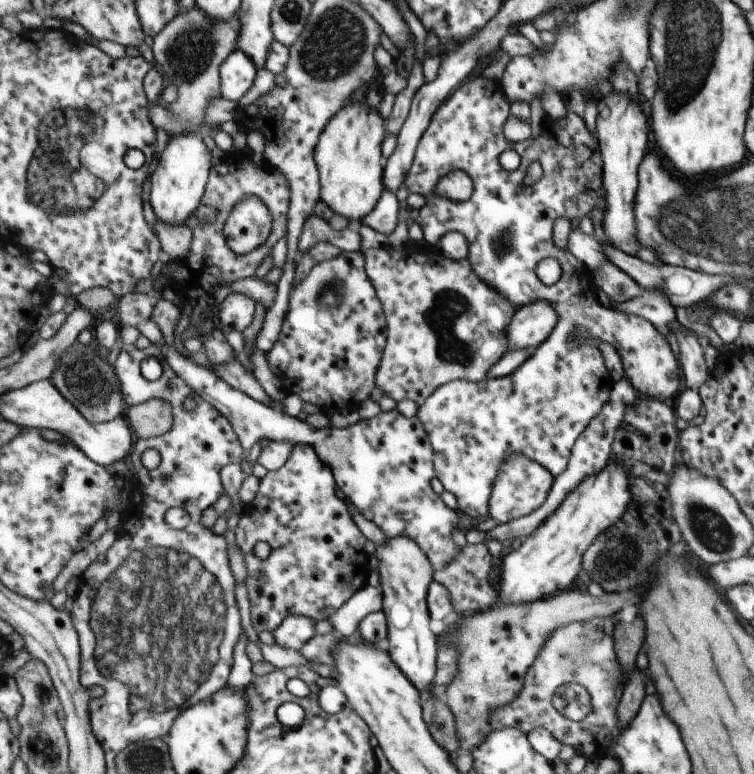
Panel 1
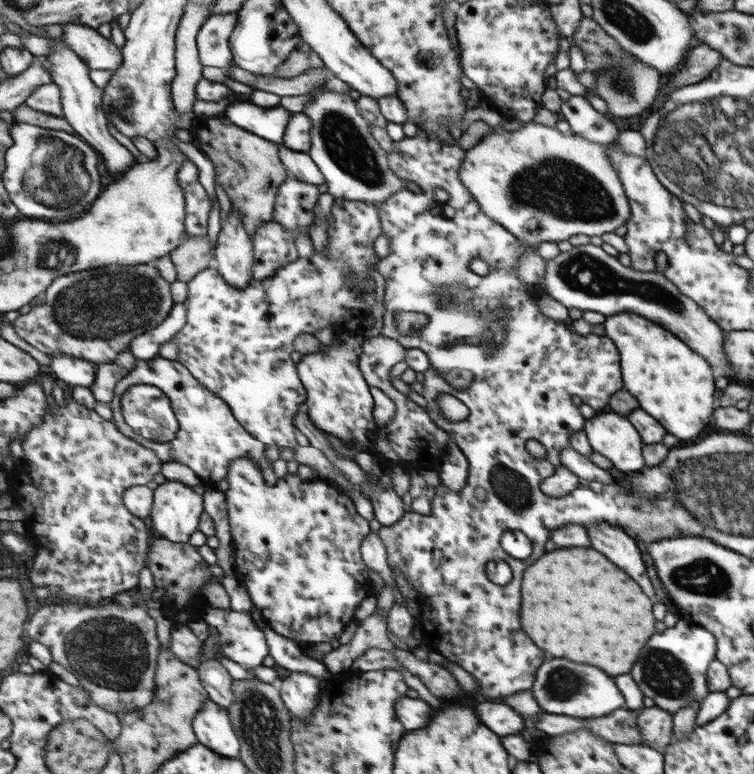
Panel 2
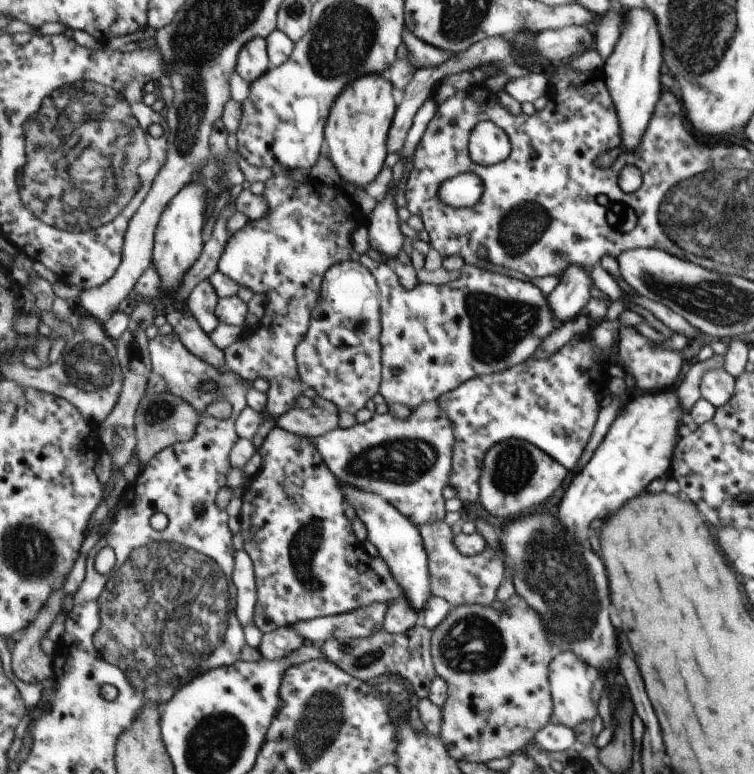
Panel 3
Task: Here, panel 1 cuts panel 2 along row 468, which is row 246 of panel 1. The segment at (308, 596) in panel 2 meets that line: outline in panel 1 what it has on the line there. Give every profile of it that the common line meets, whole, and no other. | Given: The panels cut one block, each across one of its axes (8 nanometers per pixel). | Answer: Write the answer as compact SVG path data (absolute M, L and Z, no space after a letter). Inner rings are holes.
M247 195L226 224L229 246L237 254L250 254L261 248L273 232L273 215L268 204L257 195Z

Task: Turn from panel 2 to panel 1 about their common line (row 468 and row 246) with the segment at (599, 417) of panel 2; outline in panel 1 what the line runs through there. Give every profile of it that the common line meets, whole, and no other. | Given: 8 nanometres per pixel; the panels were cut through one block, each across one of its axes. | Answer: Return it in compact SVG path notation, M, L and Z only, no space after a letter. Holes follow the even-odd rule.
M610 92L600 97L596 108L596 127L594 134L601 148L604 181L602 186L606 192L606 210L602 219L602 229L612 246L628 256L640 253L639 230L636 216L636 188L638 188L638 166L646 158L648 148L648 120L641 104L634 102L628 94Z

